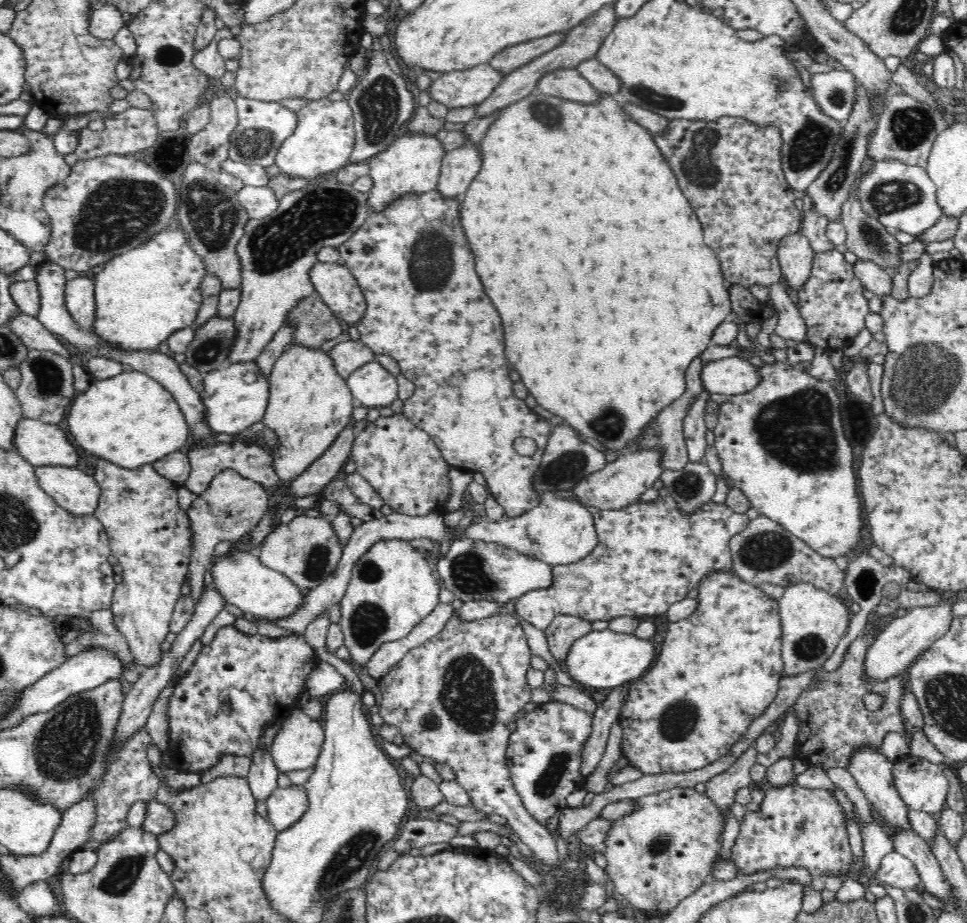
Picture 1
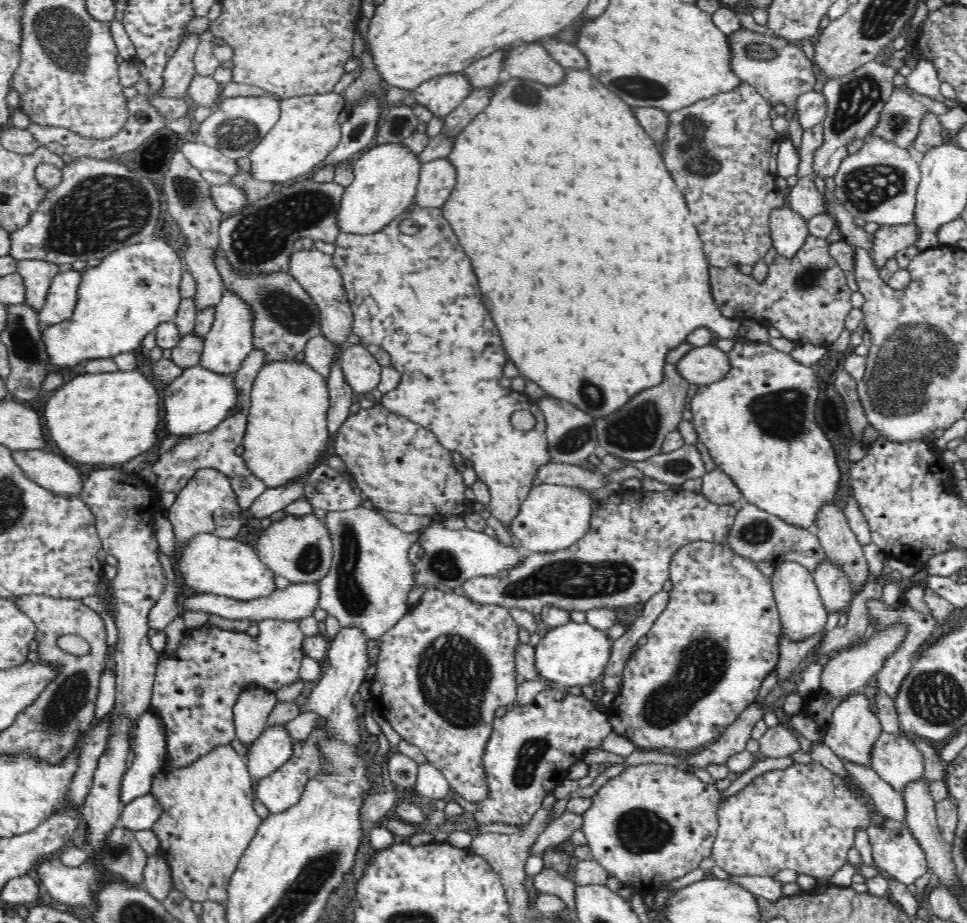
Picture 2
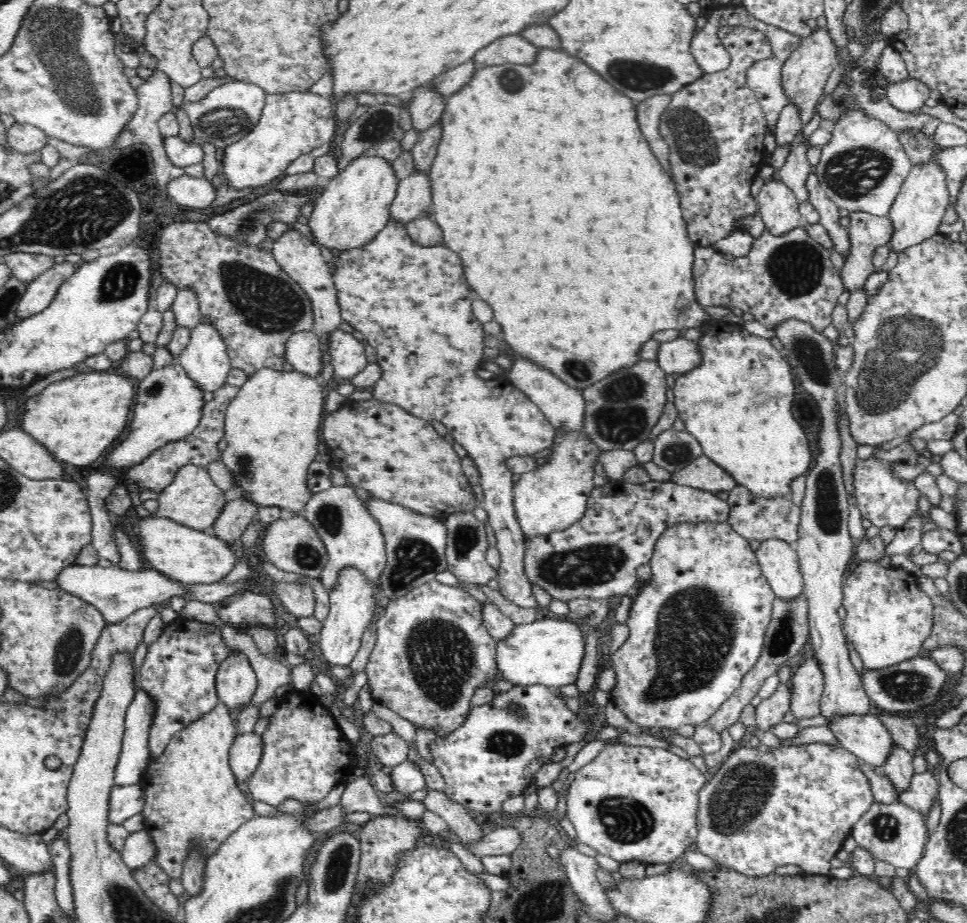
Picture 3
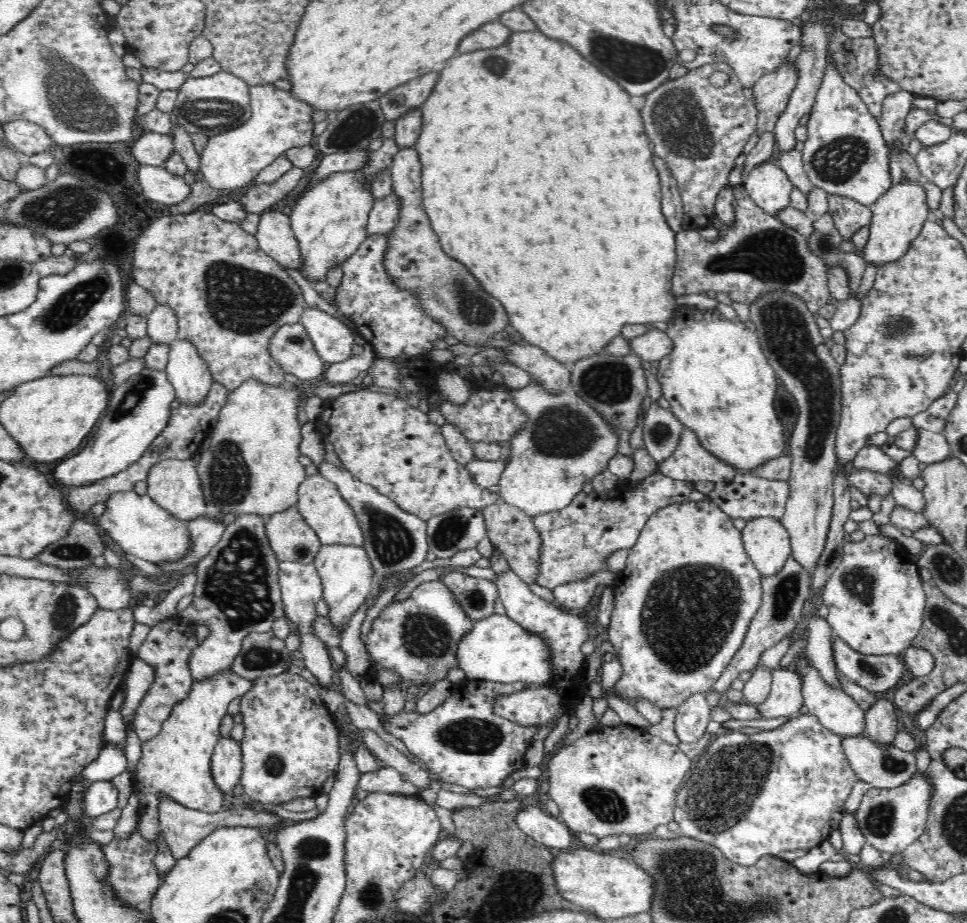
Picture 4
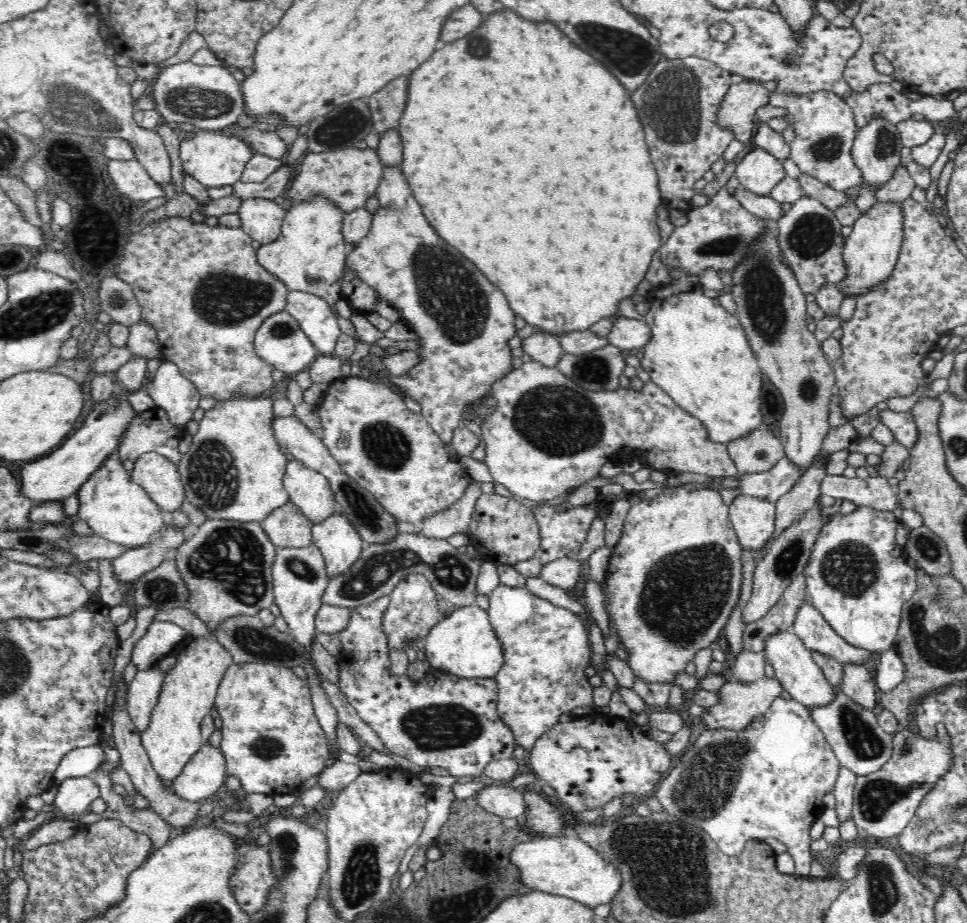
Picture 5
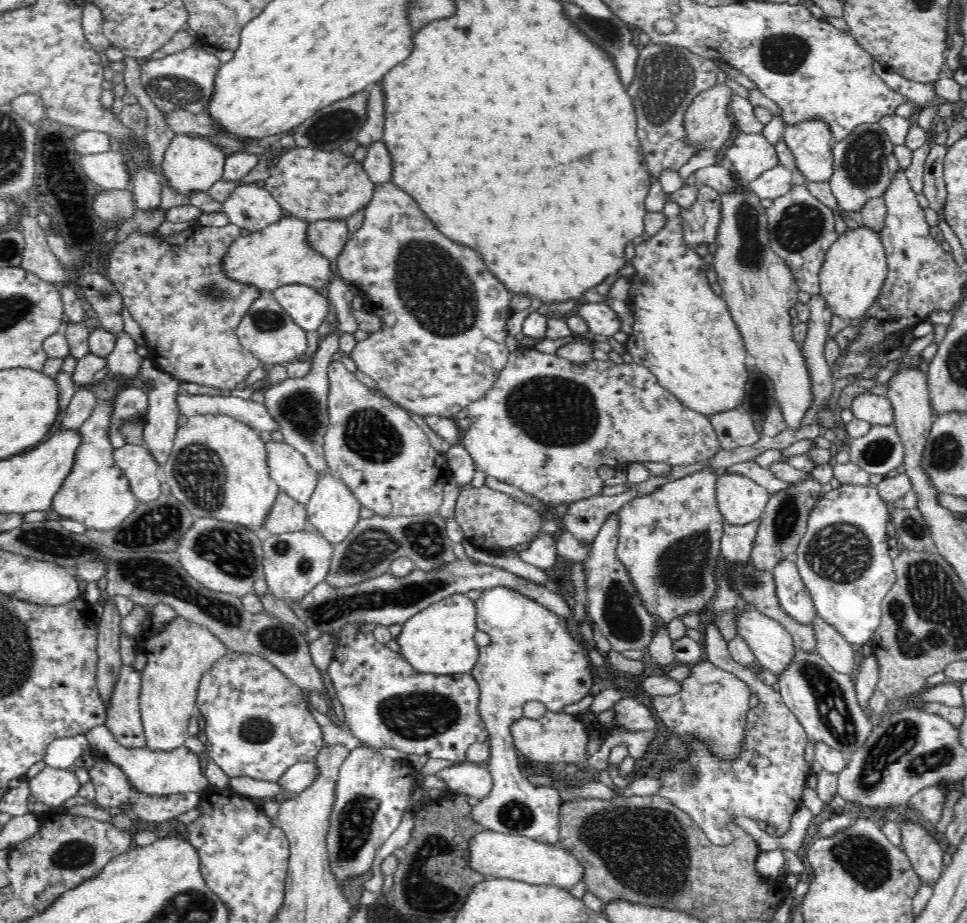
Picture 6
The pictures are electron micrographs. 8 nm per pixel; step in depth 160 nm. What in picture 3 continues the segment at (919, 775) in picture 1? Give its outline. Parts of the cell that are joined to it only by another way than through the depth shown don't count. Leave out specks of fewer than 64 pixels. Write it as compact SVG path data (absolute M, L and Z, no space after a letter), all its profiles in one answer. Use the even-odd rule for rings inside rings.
M875 713L840 717L831 731L844 749L852 751L860 761L876 770L883 768L898 745Z

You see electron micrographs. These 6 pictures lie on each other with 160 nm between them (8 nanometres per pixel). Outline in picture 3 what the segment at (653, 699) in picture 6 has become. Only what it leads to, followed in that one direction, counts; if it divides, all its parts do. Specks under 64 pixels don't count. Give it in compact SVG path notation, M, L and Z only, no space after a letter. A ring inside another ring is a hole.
M807 656L804 663L793 671L789 689L791 694L790 710L796 718L812 718L821 714L820 699L823 693L823 670L821 670L821 665L816 662L816 659Z

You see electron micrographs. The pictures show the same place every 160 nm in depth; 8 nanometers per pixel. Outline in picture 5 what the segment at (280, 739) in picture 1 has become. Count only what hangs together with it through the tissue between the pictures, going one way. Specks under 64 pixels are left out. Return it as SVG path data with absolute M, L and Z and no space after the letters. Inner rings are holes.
M206 741L170 787L182 798L198 803L214 796L228 776L223 754Z

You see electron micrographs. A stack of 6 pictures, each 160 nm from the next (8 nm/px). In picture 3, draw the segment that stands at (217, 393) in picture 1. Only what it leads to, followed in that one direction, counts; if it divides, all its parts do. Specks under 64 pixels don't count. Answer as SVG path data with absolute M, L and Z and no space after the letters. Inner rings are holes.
M179 363L154 370L146 380L140 380L136 390L136 404L132 409L132 420L127 426L128 432L118 446L112 447L102 464L108 464L110 468L138 464L168 442L194 434L194 429L204 420L204 408L210 397L210 394L198 387L198 383L192 382Z

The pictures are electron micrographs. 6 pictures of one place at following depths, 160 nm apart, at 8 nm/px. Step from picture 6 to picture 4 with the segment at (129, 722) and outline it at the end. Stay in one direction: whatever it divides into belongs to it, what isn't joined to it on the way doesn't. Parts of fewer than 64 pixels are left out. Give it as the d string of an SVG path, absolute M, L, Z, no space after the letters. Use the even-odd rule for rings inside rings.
M174 616L151 627L146 641L140 646L138 656L152 667L155 676L152 686L136 711L133 722L133 728L142 745L160 734L161 726L169 717L171 710L191 693L192 682L196 682L196 677L190 670L189 661L202 641L198 639L193 623L184 624L179 616Z

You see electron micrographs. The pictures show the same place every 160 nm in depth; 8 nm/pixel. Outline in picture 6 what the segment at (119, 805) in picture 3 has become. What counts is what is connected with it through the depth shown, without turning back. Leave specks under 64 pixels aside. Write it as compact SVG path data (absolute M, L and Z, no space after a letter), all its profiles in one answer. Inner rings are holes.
M48 765L30 778L29 787L32 800L40 801L49 807L64 805L81 791L82 783L74 770L58 770Z

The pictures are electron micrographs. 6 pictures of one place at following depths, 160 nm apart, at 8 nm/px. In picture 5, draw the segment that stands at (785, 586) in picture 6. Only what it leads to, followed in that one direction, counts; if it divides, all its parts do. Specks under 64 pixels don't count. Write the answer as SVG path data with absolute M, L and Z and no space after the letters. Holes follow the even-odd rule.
M804 605L799 611L792 632L809 648L821 656L830 656L844 665L864 665L874 671L877 655L848 644L820 614L814 605Z

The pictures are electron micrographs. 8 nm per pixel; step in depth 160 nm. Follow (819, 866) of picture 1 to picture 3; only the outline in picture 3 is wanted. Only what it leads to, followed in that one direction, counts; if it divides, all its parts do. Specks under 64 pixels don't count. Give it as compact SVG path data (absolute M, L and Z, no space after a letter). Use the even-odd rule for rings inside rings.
M822 743L804 744L804 746L784 746L784 748L768 748L762 746L758 750L738 748L732 756L720 766L720 770L710 778L710 782L699 792L699 811L697 812L696 841L698 851L703 855L720 862L728 870L734 870L746 877L764 876L774 872L778 867L796 865L804 873L828 874L831 871L831 861L843 849L843 842L852 832L859 818L873 805L874 799L868 777L859 769L859 758L852 751L830 747Z

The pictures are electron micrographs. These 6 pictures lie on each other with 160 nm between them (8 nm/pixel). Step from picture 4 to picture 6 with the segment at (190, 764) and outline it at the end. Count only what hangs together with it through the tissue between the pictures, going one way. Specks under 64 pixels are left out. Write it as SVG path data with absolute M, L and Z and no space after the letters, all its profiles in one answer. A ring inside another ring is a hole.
M184 617L176 618L170 626L166 626L166 630L162 634L152 636L150 640L144 640L137 648L138 652L142 652L148 657L148 665L140 670L142 673L142 690L139 694L141 721L146 739L145 746L160 753L184 747L186 739L190 736L188 722L192 716L199 714L196 698L201 676L220 658L224 658L228 648L204 625L198 625L198 623L188 621Z

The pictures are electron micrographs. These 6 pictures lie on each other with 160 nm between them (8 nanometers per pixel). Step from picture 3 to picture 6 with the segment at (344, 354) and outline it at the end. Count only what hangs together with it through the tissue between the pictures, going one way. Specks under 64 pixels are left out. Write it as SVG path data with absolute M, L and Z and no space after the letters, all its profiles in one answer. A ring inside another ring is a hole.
M284 285L269 293L280 306L294 319L294 322L306 332L317 332L328 316L329 299L314 287Z

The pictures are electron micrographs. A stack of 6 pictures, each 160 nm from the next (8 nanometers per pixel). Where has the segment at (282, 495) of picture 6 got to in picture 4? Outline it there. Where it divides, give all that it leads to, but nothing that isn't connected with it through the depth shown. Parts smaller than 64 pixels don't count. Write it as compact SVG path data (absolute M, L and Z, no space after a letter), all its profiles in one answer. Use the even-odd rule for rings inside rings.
M297 507L271 515L266 519L265 533L278 562L313 564L321 542L315 530L299 514Z

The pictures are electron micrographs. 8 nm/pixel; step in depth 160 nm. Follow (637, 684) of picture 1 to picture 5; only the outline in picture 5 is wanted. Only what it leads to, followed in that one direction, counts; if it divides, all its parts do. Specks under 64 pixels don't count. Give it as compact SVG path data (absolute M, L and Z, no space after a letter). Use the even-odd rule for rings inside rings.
M682 487L673 491L665 490L661 494L657 491L654 499L650 498L631 505L624 522L622 537L616 546L612 548L609 571L607 572L606 580L604 580L606 584L604 596L606 597L606 607L611 620L611 627L614 627L619 646L624 647L628 654L628 659L625 662L631 668L636 678L642 679L646 683L673 685L676 688L678 676L686 673L686 668L688 668L689 664L694 663L697 653L704 649L712 650L713 645L718 642L718 638L722 638L722 632L726 628L726 623L729 621L741 597L743 581L741 552L742 546L730 521L729 507L724 503L722 495L716 491L704 487L691 490Z

